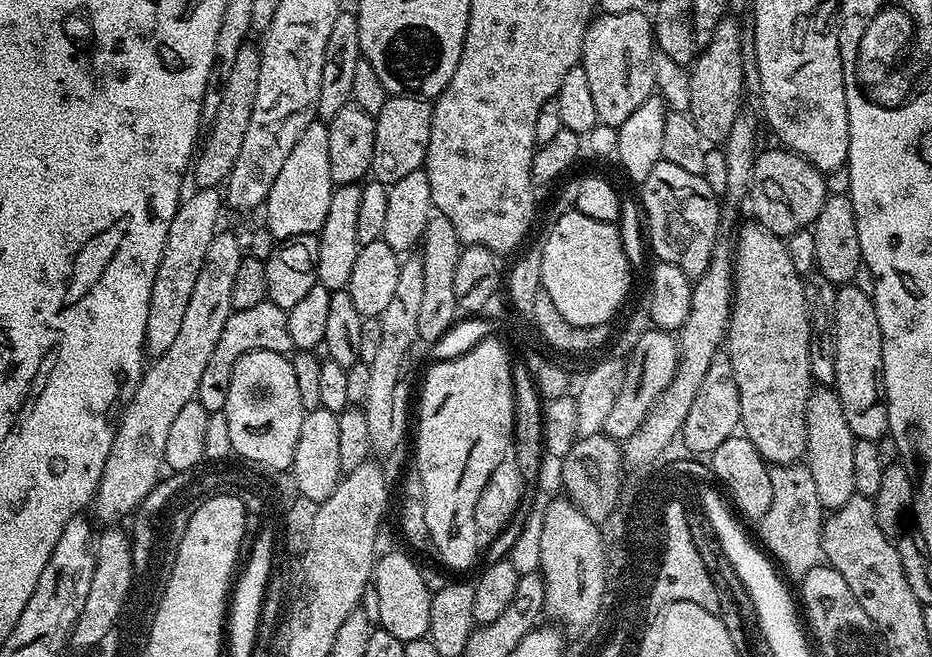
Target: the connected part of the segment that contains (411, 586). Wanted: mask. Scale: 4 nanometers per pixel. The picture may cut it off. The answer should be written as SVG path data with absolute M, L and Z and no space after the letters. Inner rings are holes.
M388 552L379 557L374 565L374 583L378 590L378 621L394 638L403 640L423 640L430 626L430 602L432 594L426 590L419 573L421 565L407 556L409 553Z

